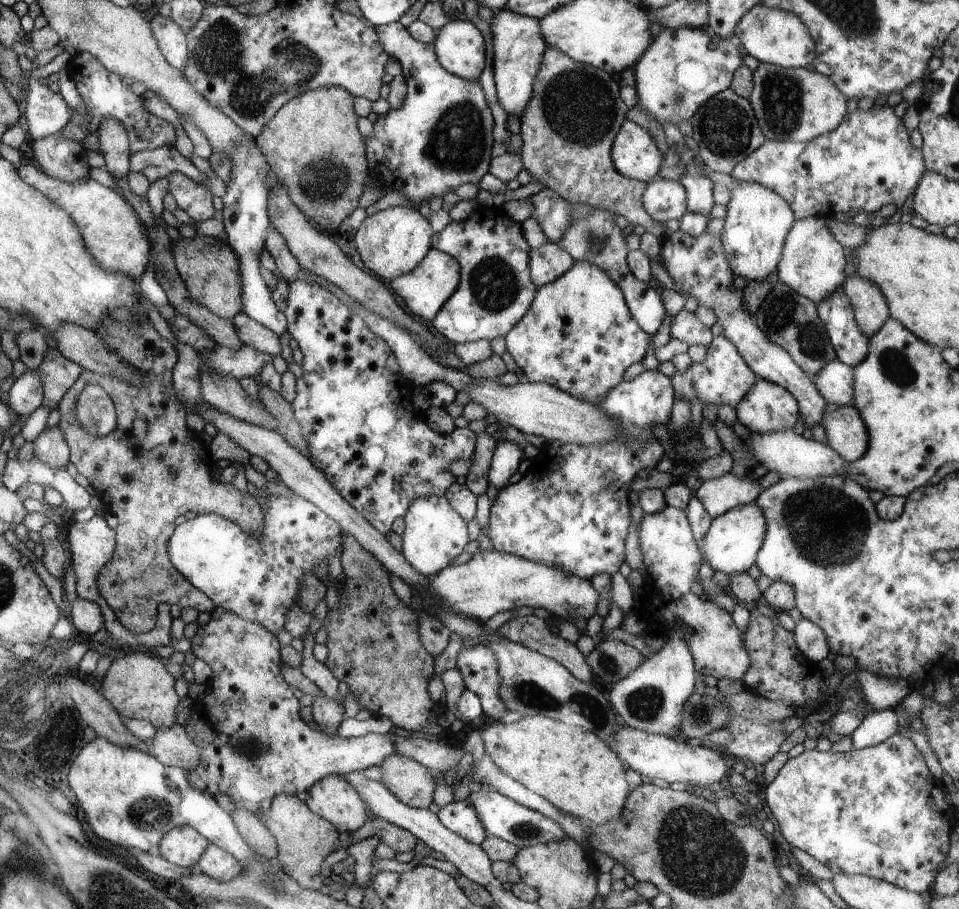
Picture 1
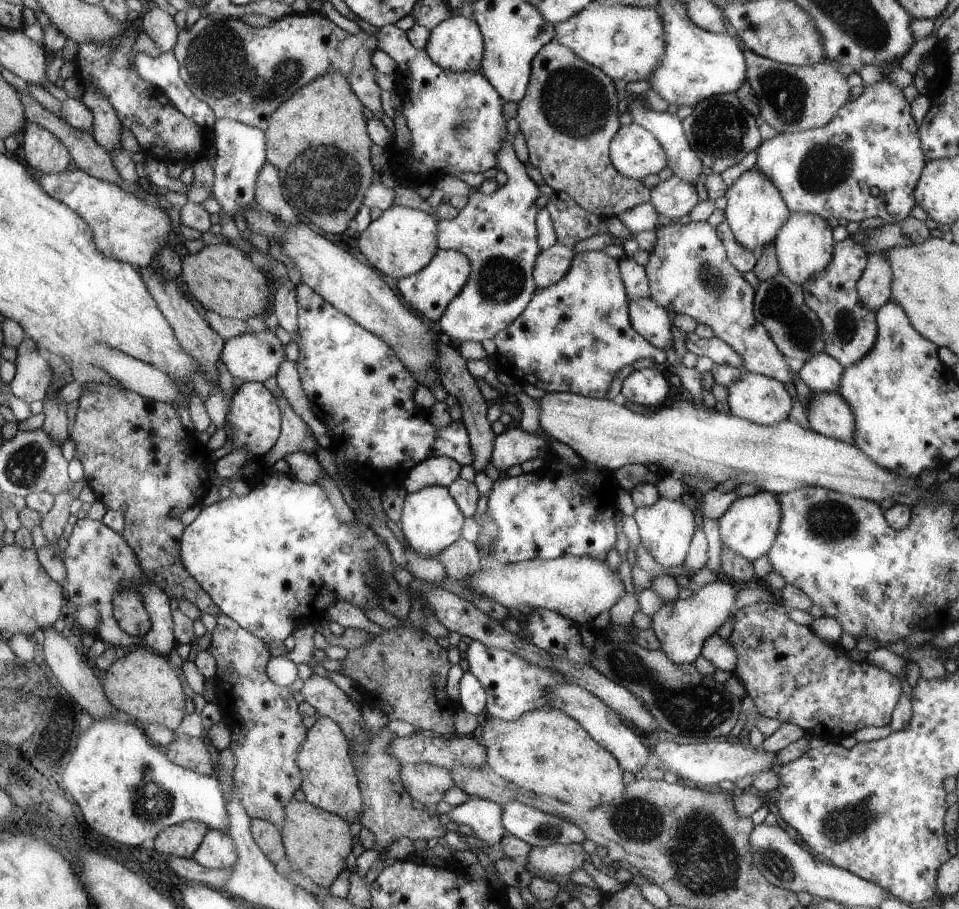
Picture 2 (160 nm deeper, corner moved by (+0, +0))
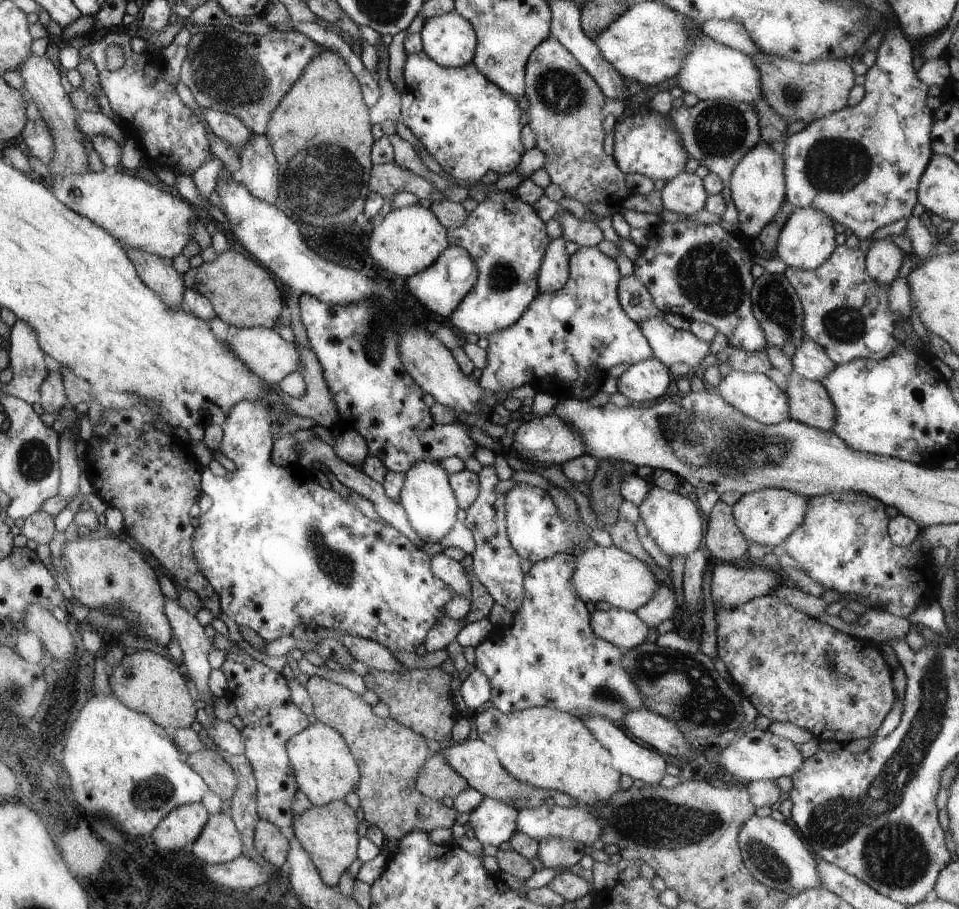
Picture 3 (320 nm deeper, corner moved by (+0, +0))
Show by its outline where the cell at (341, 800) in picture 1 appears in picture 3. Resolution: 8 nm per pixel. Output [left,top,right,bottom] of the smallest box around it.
[287,723,360,807]

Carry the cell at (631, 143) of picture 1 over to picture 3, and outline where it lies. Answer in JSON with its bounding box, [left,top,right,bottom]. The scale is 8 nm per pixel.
[614,109,689,183]

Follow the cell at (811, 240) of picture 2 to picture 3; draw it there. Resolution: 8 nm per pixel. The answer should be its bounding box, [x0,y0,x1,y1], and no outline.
[775,208,836,271]

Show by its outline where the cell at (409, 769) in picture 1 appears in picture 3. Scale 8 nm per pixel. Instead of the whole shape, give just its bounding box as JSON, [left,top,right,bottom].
[416,753,469,801]

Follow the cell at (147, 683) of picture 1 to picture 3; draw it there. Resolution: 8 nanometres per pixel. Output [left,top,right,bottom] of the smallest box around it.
[110,651,196,731]

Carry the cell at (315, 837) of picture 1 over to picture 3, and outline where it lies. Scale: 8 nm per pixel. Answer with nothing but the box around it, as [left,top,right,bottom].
[292,799,360,888]

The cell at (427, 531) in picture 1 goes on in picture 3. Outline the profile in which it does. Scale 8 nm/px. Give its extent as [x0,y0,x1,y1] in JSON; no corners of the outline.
[399,459,460,543]

